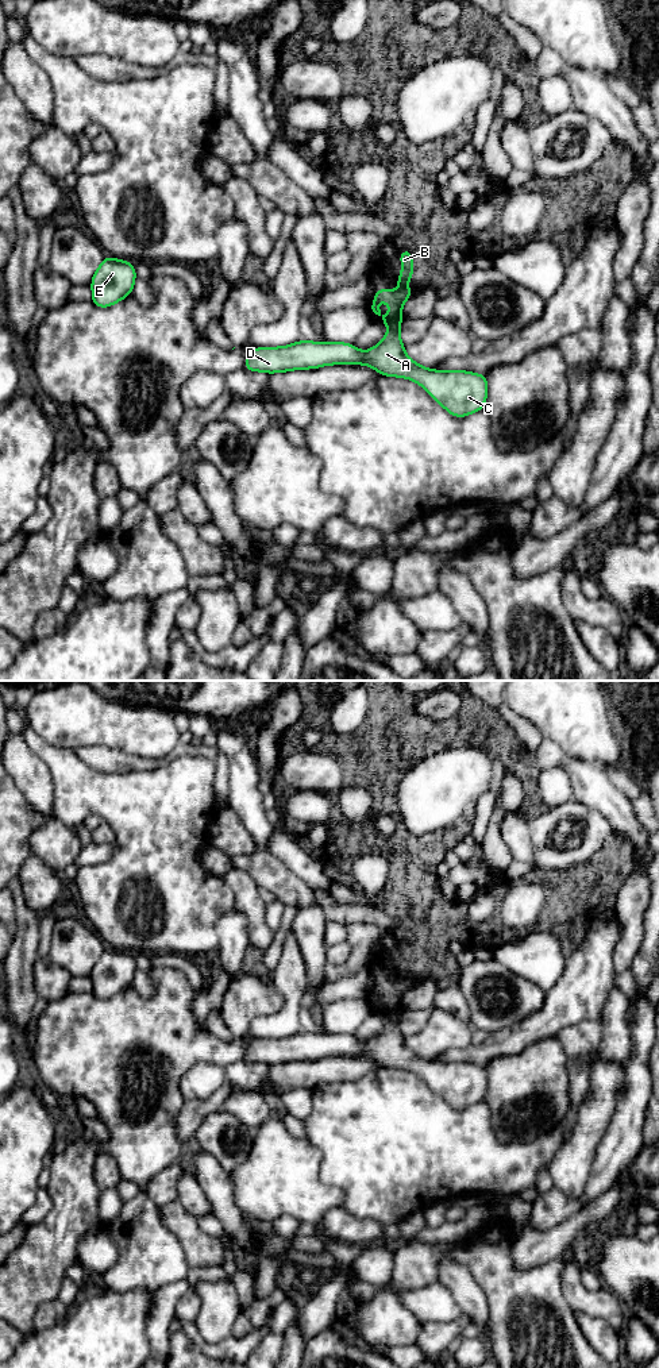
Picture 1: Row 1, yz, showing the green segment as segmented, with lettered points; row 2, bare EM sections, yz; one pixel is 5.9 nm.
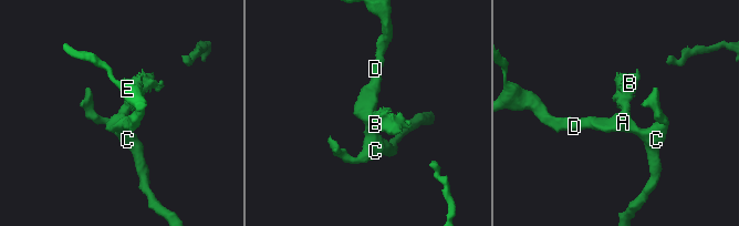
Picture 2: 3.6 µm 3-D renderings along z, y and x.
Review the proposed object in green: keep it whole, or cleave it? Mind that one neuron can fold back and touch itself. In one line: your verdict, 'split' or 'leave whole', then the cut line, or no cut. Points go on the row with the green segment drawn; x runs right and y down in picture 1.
split; cut yz (400, 312), (385, 323)

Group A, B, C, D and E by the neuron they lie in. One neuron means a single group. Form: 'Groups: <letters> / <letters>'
Groups: A C D E / B

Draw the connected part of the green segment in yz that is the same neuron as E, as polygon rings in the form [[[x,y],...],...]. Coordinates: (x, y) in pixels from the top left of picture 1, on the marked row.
[[[105,255],[90,281],[90,301],[99,308],[122,301],[134,290],[135,278],[136,271],[131,262]]]

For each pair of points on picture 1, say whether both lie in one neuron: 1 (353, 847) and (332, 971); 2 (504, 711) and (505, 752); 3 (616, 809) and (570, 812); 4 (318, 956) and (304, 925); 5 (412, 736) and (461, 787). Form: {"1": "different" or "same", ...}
{"1": "different", "2": "different", "3": "different", "4": "same", "5": "different"}

